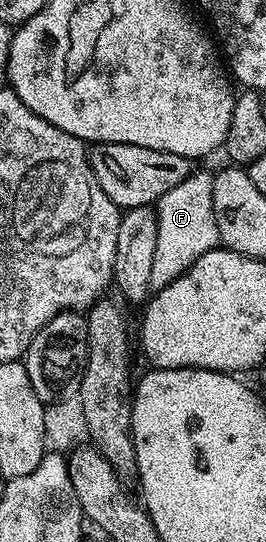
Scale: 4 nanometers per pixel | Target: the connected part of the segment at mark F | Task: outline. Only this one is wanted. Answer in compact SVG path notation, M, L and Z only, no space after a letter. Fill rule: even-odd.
M193 171L186 182L178 182L174 190L166 190L154 207L158 218L158 247L154 250L154 267L150 273L152 288L165 288L174 282L202 254L221 247L218 225L214 220L213 195L211 194L213 173Z

